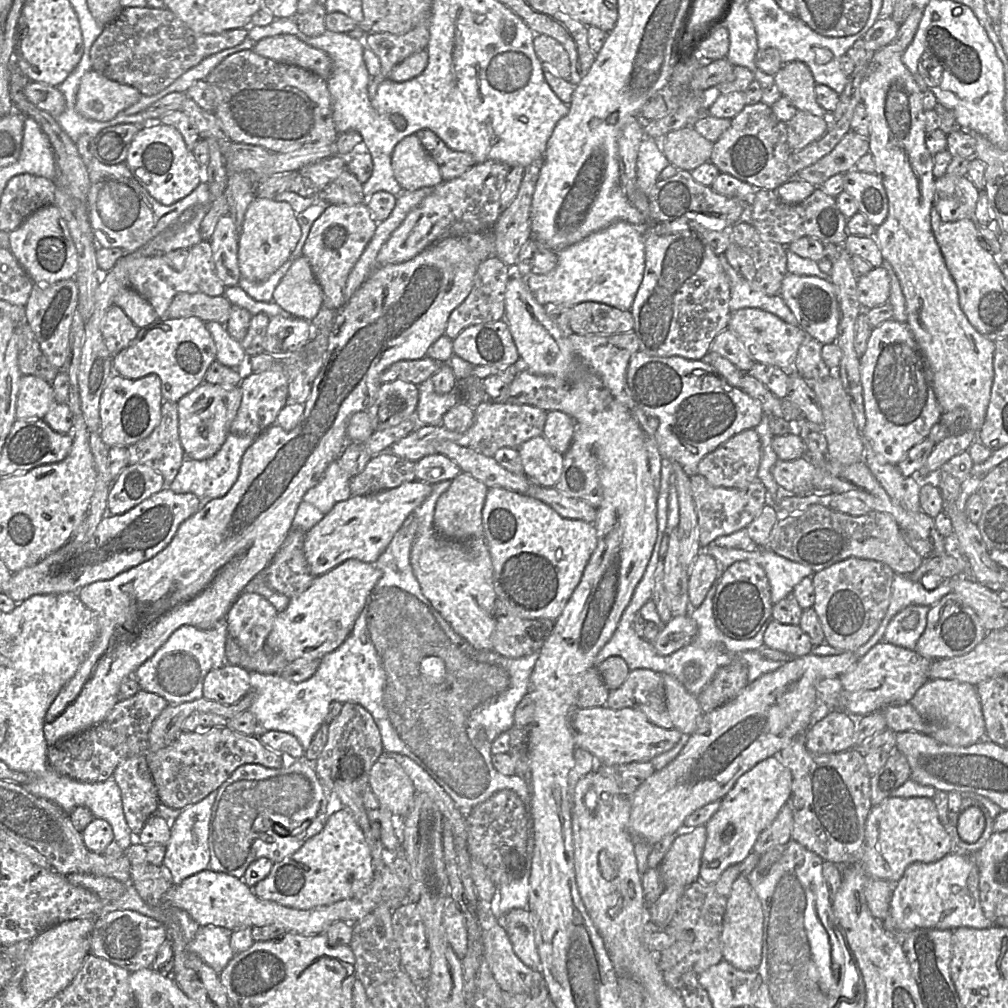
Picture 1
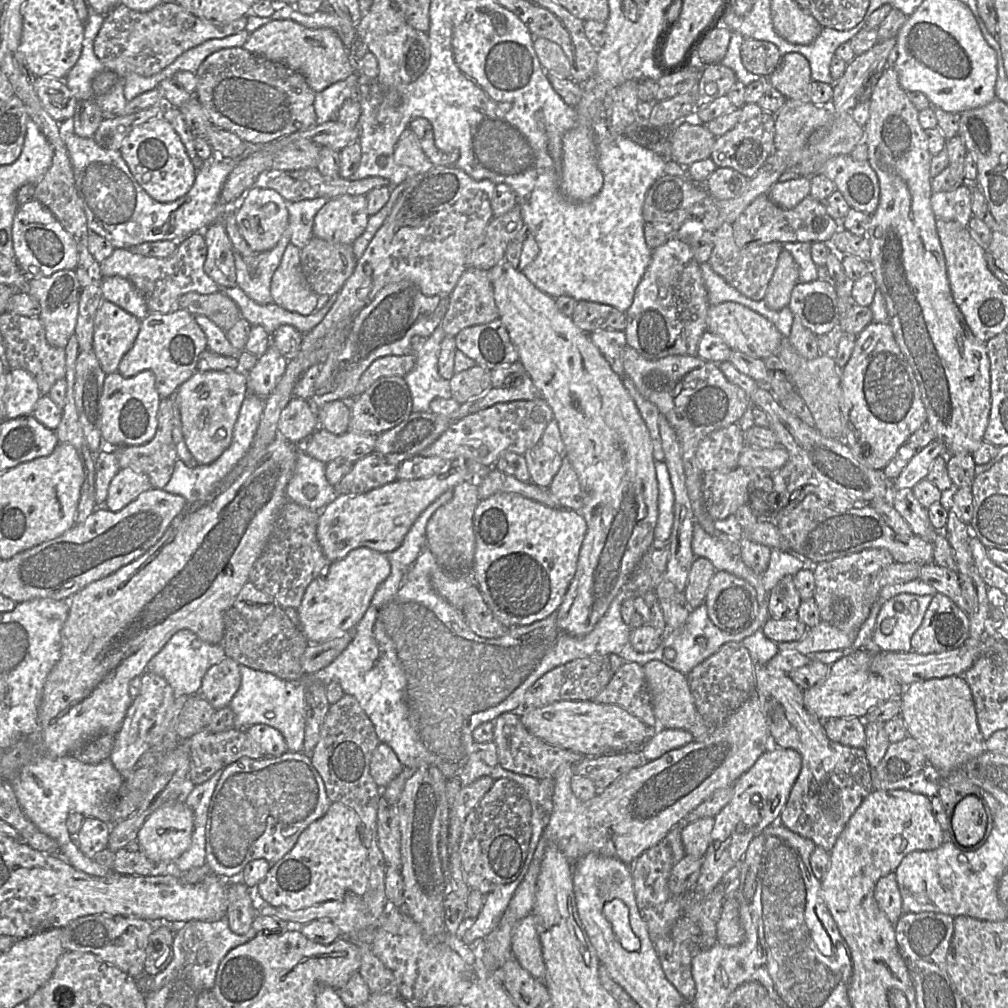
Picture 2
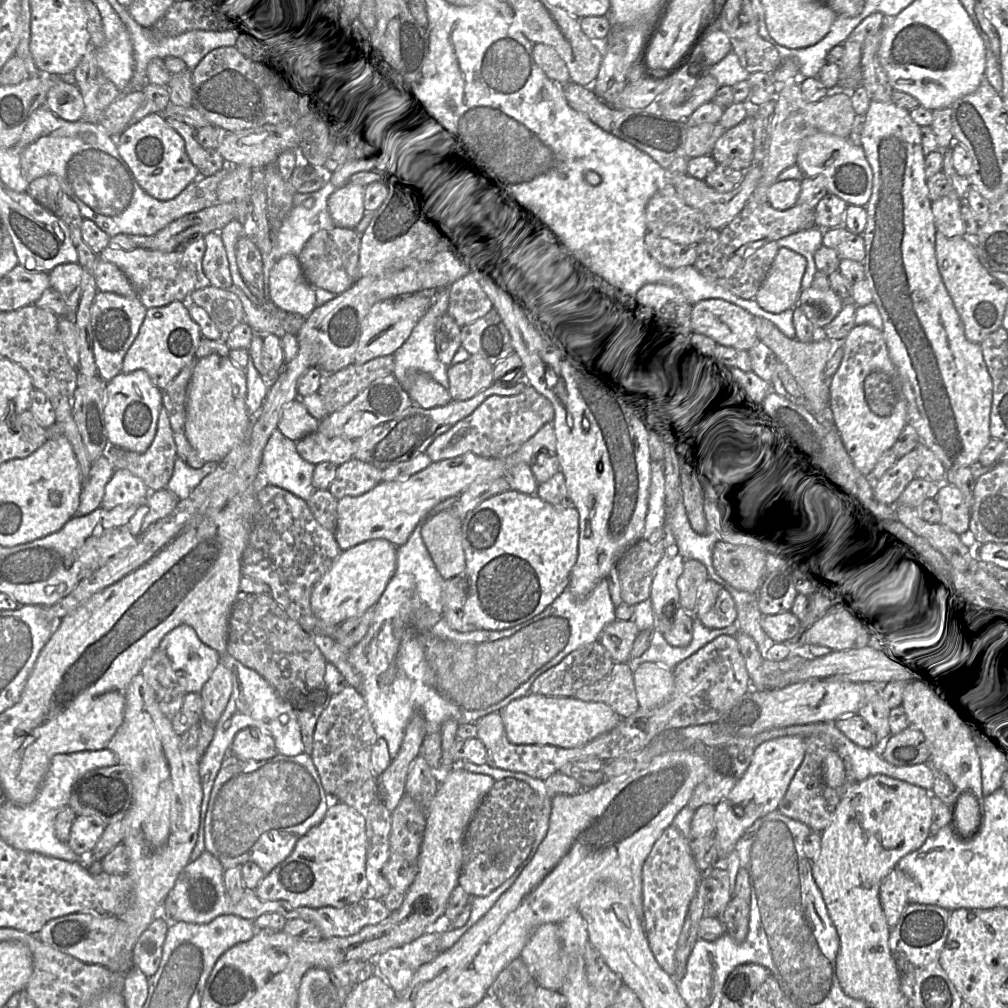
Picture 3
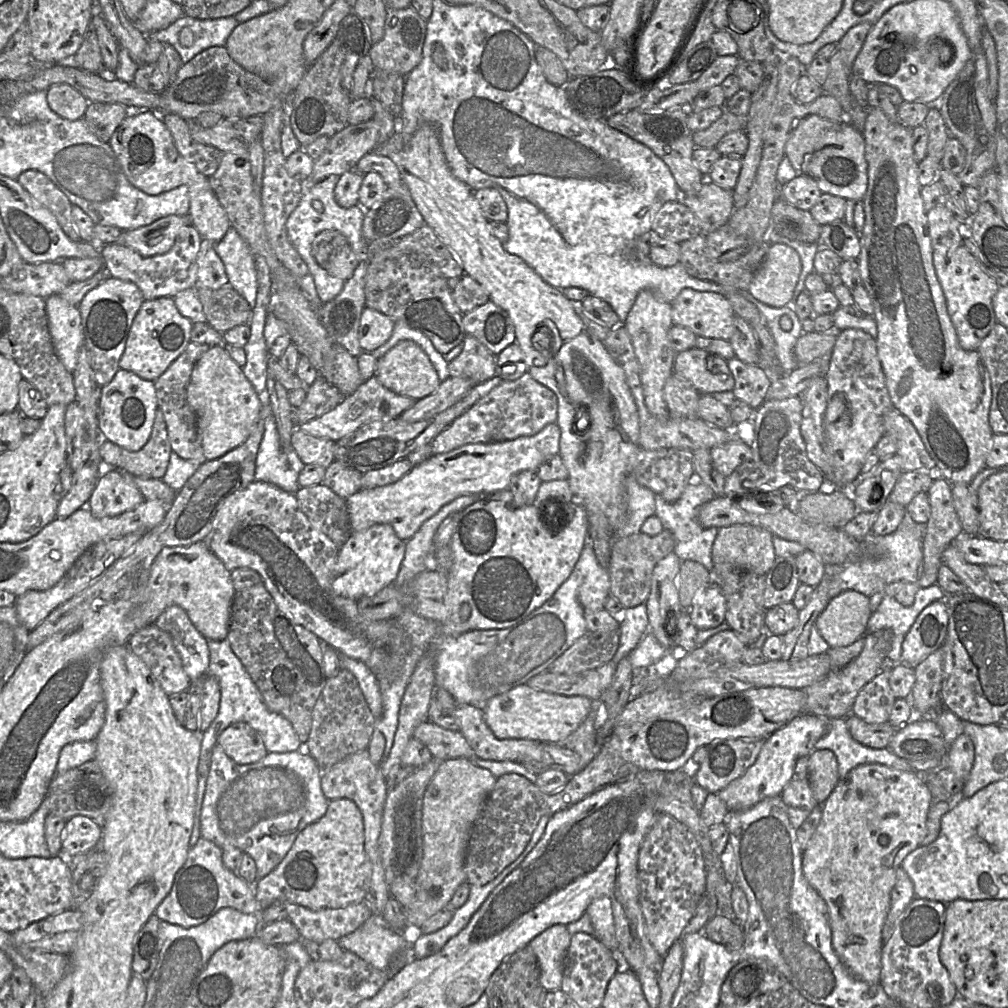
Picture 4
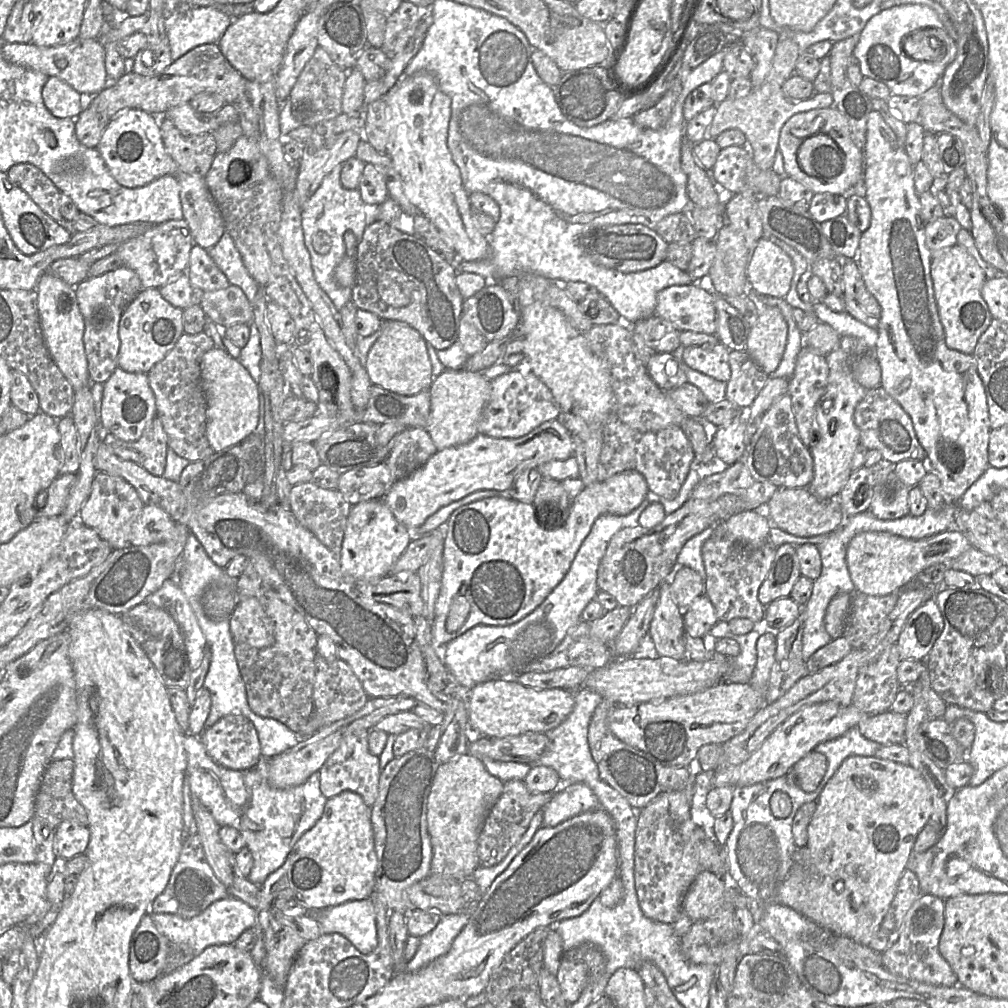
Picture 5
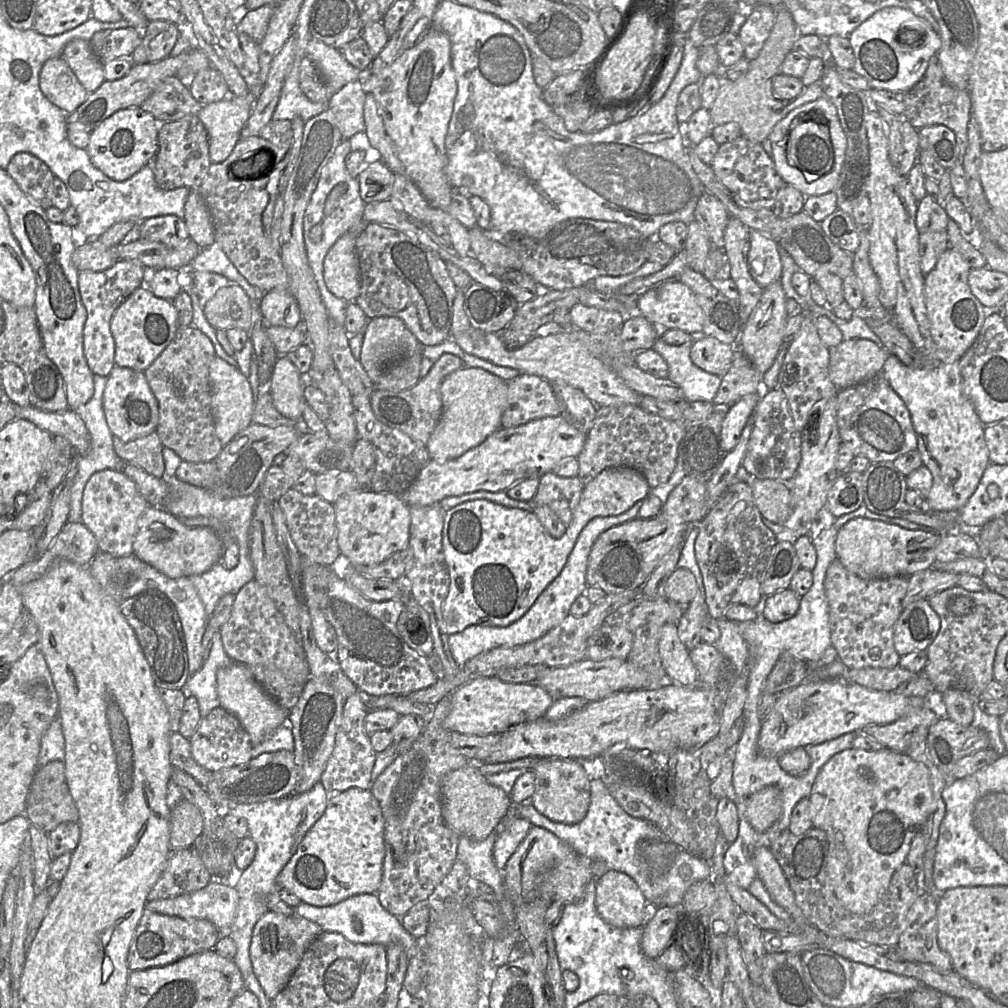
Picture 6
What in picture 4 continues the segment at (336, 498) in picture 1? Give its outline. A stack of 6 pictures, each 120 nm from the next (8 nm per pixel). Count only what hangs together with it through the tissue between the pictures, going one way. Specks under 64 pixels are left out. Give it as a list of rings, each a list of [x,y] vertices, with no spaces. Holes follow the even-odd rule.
[[[270,415],[264,421],[264,433],[255,462],[255,481],[275,485],[289,493],[300,488],[298,475],[305,464],[293,448],[283,450],[274,418]]]

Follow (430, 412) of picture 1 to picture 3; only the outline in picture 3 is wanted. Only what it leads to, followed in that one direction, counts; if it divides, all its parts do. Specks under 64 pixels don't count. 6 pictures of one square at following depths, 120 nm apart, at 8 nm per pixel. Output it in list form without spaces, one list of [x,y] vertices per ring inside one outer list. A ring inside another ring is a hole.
[[[449,287],[441,288],[431,293],[431,306],[427,313],[418,321],[413,328],[410,336],[404,344],[394,352],[394,369],[392,374],[403,385],[407,392],[408,377],[414,373],[423,373],[430,376],[445,389],[449,389],[449,380],[447,375],[448,367],[438,358],[435,346],[434,329],[439,317],[447,314],[449,302]]]

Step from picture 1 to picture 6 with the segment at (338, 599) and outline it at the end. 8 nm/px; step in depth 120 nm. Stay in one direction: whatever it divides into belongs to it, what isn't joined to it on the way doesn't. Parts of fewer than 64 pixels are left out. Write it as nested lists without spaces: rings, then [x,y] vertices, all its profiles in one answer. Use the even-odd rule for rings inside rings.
[[[369,488],[342,494],[334,503],[338,546],[352,565],[375,565],[395,552],[407,549],[411,511],[401,495],[375,492]]]

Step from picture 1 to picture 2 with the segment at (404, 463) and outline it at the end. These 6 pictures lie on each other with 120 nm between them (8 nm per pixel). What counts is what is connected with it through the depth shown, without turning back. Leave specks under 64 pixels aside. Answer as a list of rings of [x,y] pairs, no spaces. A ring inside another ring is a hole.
[[[371,453],[353,463],[351,471],[334,485],[338,495],[360,494],[397,480],[398,466]]]

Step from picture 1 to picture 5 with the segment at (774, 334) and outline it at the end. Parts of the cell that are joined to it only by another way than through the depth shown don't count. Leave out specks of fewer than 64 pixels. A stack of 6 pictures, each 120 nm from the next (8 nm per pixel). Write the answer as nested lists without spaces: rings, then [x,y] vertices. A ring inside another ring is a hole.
[[[697,283],[667,287],[657,294],[654,315],[670,322],[680,331],[715,334],[717,330],[715,294],[717,294],[715,291],[703,289]]]

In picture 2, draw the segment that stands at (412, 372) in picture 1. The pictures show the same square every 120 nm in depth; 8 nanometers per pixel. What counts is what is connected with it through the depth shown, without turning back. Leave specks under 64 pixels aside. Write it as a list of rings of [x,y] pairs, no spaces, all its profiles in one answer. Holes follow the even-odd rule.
[[[413,354],[405,356],[389,355],[375,360],[361,375],[353,392],[353,398],[365,392],[376,380],[382,377],[405,377],[415,366]]]

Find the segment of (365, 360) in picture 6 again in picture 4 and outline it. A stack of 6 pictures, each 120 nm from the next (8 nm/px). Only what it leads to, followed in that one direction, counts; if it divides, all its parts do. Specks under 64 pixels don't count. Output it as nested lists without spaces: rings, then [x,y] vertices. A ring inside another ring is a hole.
[[[410,340],[398,342],[377,359],[375,377],[385,388],[415,401],[433,394],[441,383],[427,354]]]

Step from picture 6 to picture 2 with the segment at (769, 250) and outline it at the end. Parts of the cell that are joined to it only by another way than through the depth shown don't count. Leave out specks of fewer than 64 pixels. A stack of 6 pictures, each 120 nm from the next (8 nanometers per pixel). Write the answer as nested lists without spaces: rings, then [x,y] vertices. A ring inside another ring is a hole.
[[[782,250],[763,301],[771,310],[778,311],[786,307],[797,283],[799,283],[797,263],[788,251]]]

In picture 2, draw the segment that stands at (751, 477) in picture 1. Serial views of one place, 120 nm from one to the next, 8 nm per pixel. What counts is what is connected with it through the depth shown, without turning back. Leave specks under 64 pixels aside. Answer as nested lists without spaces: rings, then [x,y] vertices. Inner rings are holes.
[[[731,424],[707,435],[698,445],[696,460],[704,472],[728,472],[738,467],[746,443],[739,424]]]

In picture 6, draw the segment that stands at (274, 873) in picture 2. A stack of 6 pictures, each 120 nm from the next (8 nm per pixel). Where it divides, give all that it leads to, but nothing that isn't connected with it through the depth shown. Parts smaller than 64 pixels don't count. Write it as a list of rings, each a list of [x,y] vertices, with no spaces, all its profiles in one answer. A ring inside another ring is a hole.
[[[351,787],[329,795],[323,815],[308,830],[277,877],[279,888],[287,888],[302,902],[314,906],[330,906],[351,896],[363,893],[377,893],[383,875],[385,857],[385,822],[378,800],[370,789]],[[268,910],[258,920],[253,929],[250,959],[254,974],[270,1000],[287,986],[305,951],[322,932],[316,922],[296,913],[286,916]]]

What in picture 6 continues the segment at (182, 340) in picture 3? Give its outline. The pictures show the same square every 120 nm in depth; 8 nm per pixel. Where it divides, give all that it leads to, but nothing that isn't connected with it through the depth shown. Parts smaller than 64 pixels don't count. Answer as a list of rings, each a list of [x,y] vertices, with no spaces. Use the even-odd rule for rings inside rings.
[[[138,287],[119,305],[110,321],[110,330],[115,342],[115,365],[143,372],[168,346],[177,327],[177,310],[172,300],[156,297],[147,287]]]

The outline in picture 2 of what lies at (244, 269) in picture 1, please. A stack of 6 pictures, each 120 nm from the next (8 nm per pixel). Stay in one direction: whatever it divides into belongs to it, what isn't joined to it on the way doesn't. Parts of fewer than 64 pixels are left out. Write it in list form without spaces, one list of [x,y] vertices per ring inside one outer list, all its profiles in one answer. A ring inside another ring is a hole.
[[[267,187],[250,188],[234,212],[241,235],[255,253],[273,249],[288,226],[288,202],[279,193]]]

